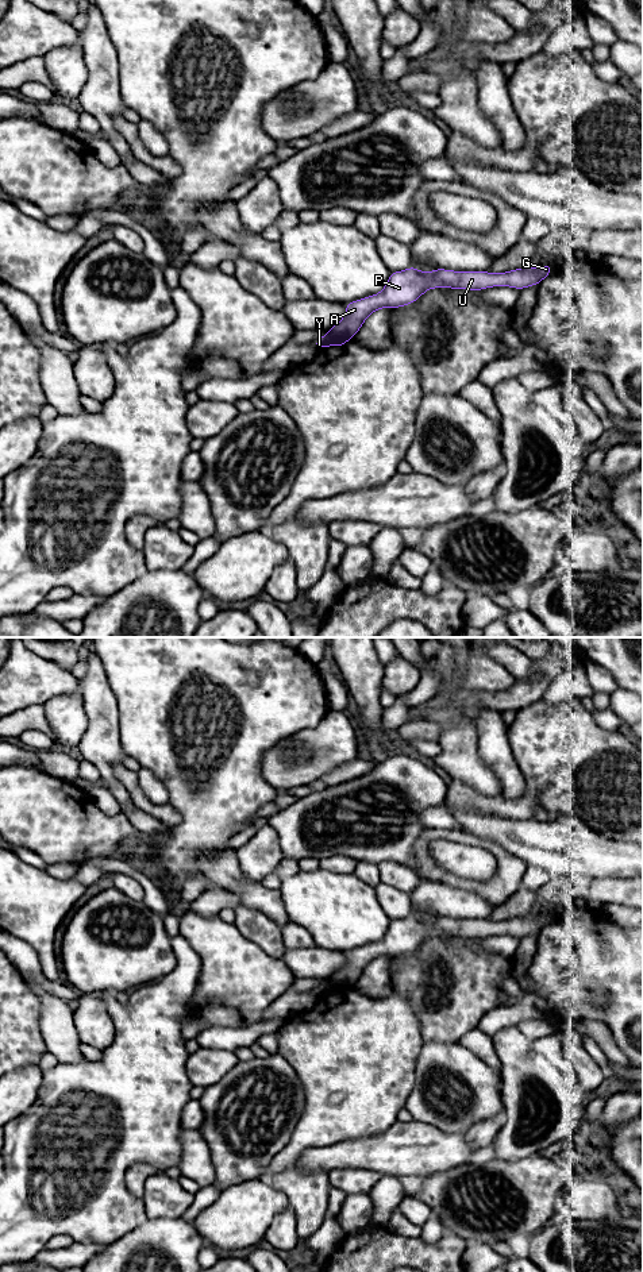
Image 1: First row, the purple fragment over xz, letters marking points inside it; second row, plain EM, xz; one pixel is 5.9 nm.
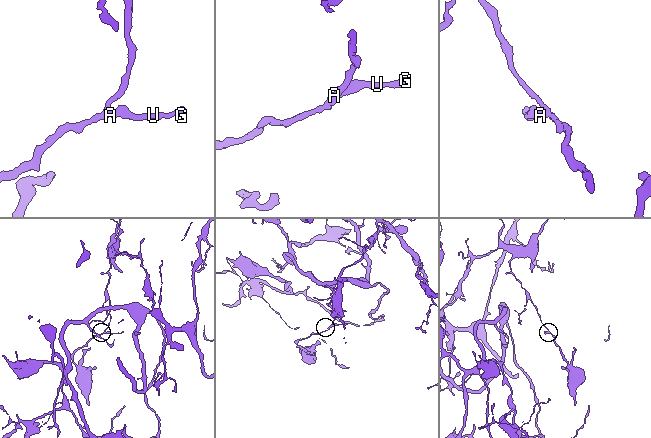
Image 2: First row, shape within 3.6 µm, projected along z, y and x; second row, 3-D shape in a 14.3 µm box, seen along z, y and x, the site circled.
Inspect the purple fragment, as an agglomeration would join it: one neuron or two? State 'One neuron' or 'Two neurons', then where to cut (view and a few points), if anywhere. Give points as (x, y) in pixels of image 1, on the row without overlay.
Two neurons. Split along xz (330, 979), (346, 982), (350, 986)

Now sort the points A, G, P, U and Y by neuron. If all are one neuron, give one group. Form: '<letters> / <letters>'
A G P U / Y

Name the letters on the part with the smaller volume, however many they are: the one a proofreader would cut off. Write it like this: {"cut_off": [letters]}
{"cut_off": ["Y"]}

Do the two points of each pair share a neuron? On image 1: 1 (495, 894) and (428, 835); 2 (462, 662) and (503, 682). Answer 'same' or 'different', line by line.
1: same
2: same

